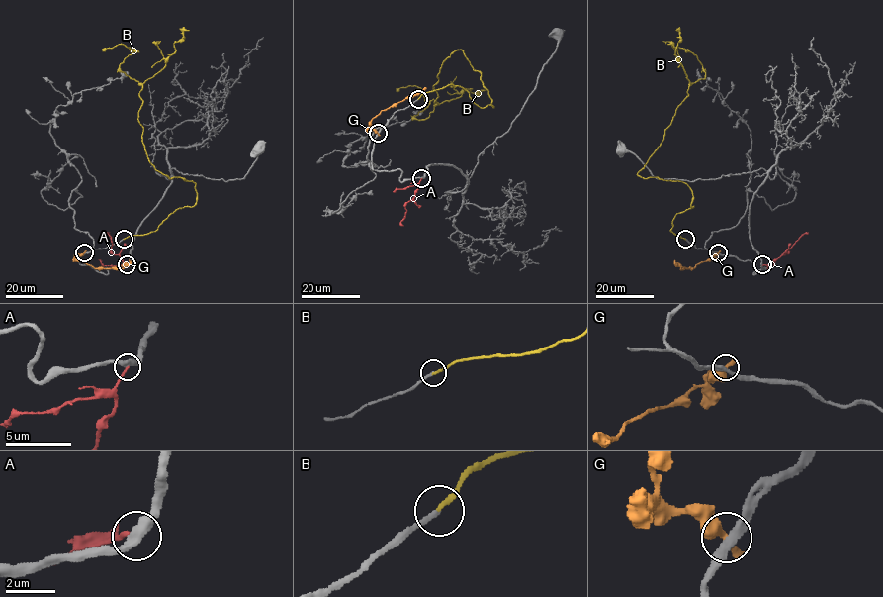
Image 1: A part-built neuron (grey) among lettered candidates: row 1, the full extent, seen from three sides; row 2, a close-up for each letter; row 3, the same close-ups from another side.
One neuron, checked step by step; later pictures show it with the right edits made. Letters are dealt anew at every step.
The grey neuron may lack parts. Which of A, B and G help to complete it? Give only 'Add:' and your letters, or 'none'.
Add: B

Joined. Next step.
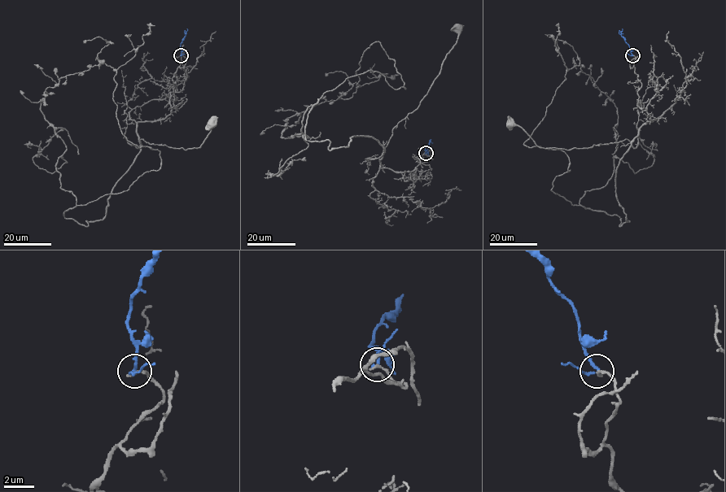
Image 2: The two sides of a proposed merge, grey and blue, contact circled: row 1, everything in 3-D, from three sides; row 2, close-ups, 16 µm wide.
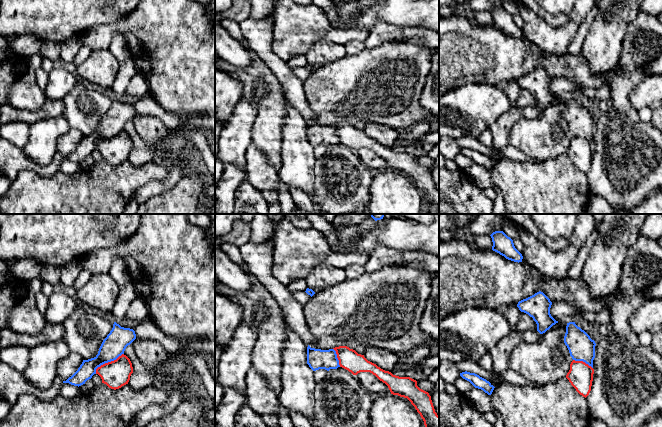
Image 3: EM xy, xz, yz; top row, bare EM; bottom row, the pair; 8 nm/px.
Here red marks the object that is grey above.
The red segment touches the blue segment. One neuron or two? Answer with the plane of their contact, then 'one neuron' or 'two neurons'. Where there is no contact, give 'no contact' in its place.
meets red in xy; two neurons

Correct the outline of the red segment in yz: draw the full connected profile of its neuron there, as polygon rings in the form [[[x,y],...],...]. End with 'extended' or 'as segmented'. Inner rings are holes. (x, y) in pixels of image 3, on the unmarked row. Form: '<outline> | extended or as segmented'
[[[573,136],[570,146],[566,151],[571,161],[583,173],[587,173],[591,167],[594,145],[583,137]]] | as segmented

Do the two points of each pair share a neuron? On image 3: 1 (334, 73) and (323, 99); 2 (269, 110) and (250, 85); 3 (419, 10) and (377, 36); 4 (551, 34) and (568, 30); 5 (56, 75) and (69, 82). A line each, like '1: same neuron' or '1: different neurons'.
1: same neuron
2: same neuron
3: different neurons
4: same neuron
5: same neuron

